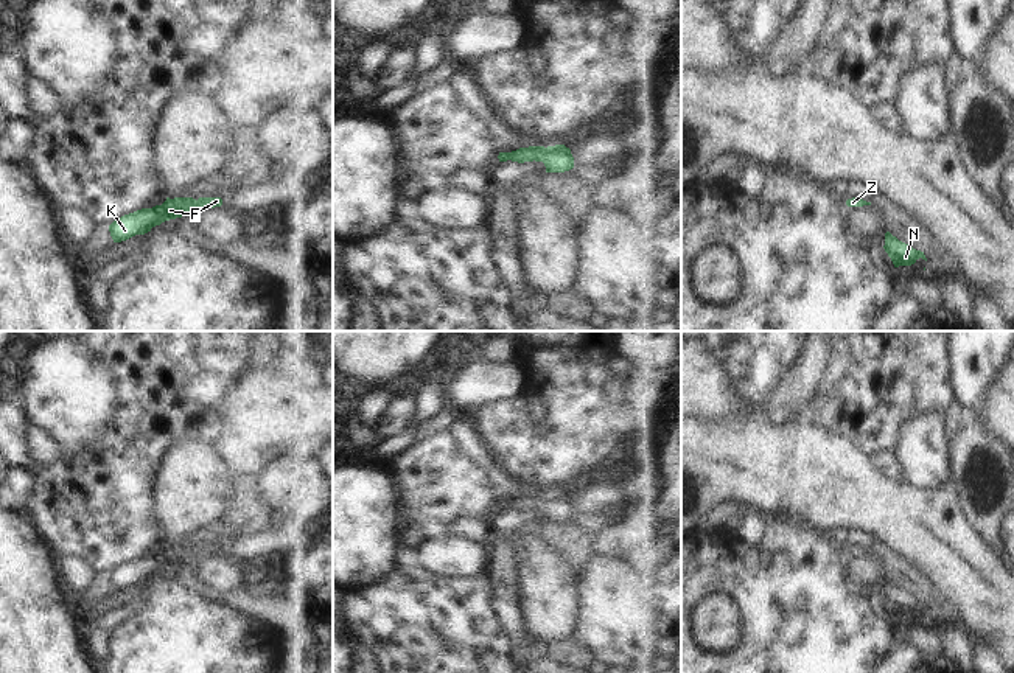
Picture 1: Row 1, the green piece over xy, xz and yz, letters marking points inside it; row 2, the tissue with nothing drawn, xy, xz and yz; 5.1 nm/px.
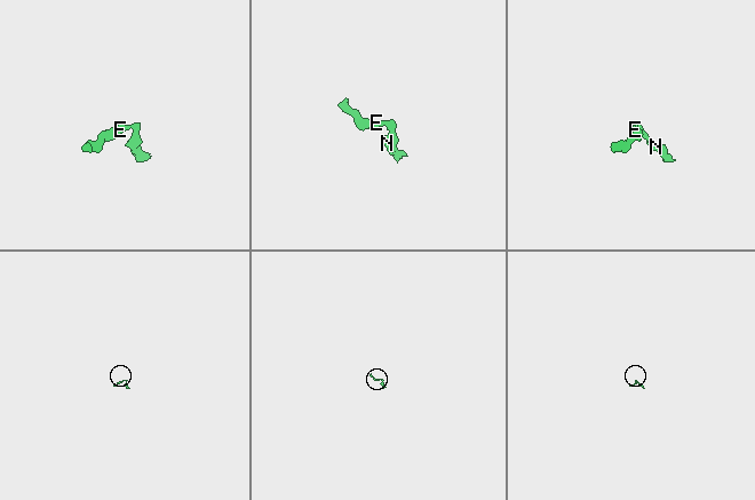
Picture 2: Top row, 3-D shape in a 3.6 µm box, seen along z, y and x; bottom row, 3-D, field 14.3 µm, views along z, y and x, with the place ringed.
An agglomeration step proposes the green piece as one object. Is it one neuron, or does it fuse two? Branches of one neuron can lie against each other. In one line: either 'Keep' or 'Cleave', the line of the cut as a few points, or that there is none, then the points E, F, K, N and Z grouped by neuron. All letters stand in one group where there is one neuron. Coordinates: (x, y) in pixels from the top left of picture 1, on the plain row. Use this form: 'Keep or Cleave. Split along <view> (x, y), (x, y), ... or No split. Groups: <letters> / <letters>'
Keep. No split. Groups: E F K N Z

